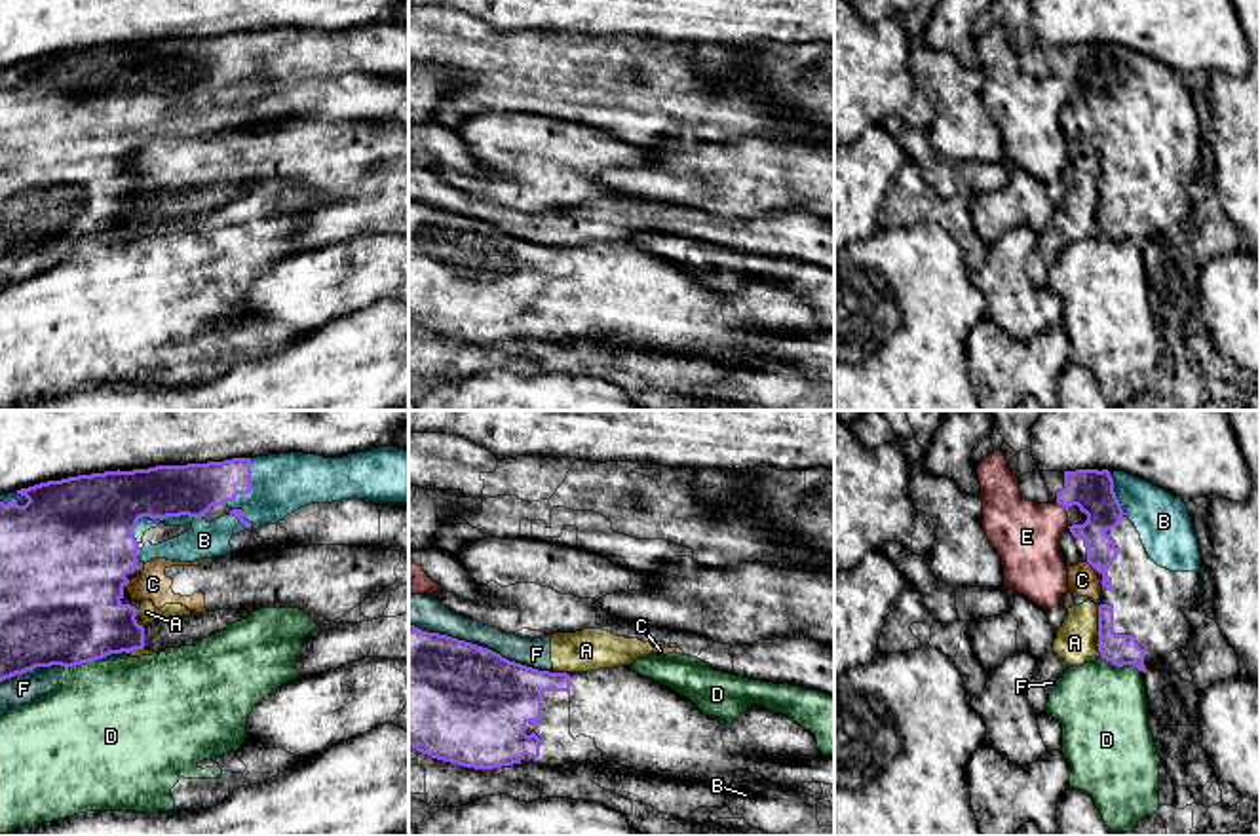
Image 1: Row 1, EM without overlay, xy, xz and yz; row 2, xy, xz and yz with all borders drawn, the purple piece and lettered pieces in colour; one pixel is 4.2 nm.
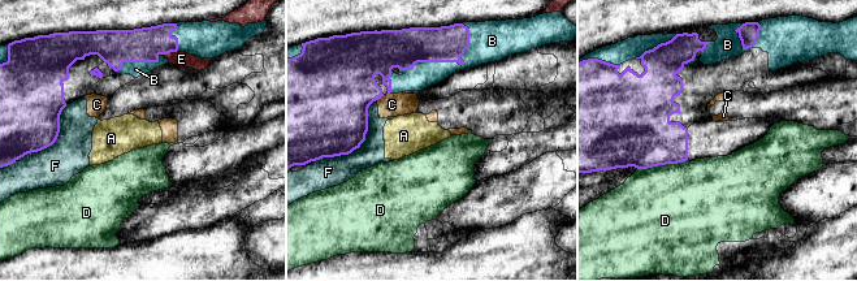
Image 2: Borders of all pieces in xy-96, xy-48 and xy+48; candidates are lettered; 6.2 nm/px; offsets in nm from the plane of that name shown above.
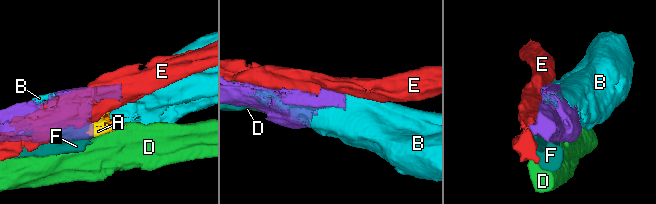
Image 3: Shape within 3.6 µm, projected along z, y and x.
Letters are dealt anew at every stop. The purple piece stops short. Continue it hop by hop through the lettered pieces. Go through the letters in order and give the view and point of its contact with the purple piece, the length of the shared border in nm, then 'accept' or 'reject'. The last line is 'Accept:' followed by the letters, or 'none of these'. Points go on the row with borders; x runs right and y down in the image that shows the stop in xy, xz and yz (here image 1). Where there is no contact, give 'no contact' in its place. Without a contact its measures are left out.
A: meets purple in yz at (1099, 620); contact 120 nm long; reject
B: meets purple in xy at (164, 517); contact 320 nm long; accept
C: meets purple in xy at (126, 584); contact 50 nm long; reject
D: meets purple in yz at (1120, 665); contact 180 nm long; reject
E: meets purple in yz at (1061, 504); contact 50 nm long; reject
F: meets purple in xz at (479, 646); contact 650 nm long; reject
Accept: B

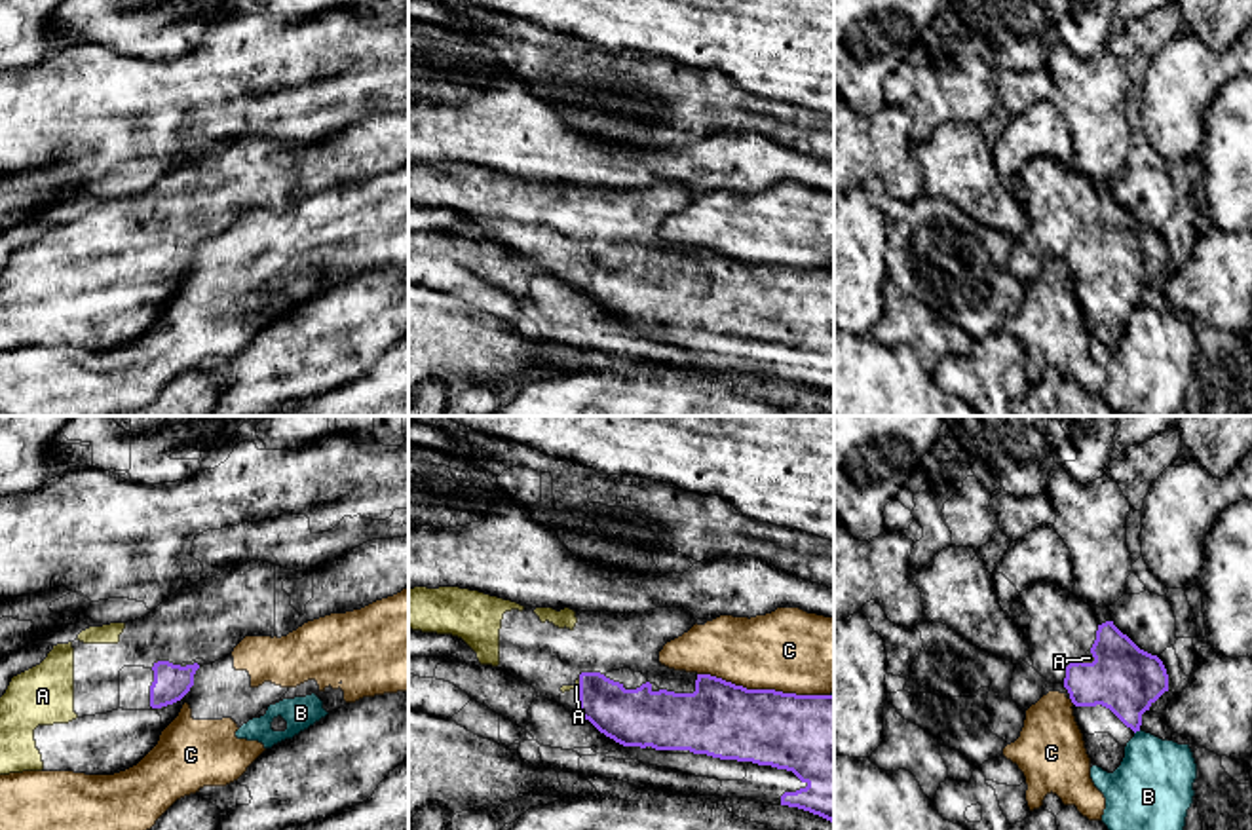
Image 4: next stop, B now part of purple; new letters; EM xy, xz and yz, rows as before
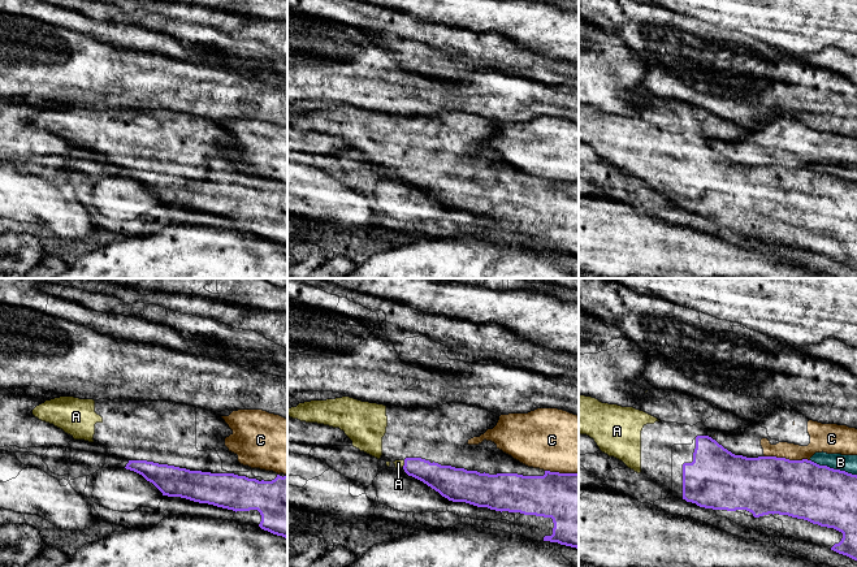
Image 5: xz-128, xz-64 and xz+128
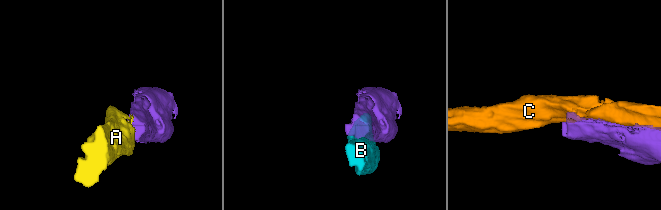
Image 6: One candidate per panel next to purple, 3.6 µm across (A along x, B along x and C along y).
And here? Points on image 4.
A: meets purple in yz at (1087, 663); contact 70 nm long; accept
B: meets purple in yz at (1137, 730); contact 40 nm long; reject
C: meets purple in xz at (764, 690); contact 550 nm long; reject
Accept: A

